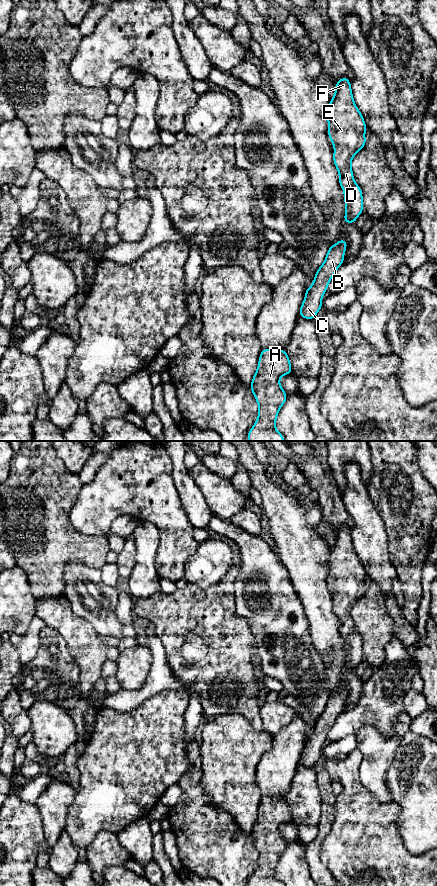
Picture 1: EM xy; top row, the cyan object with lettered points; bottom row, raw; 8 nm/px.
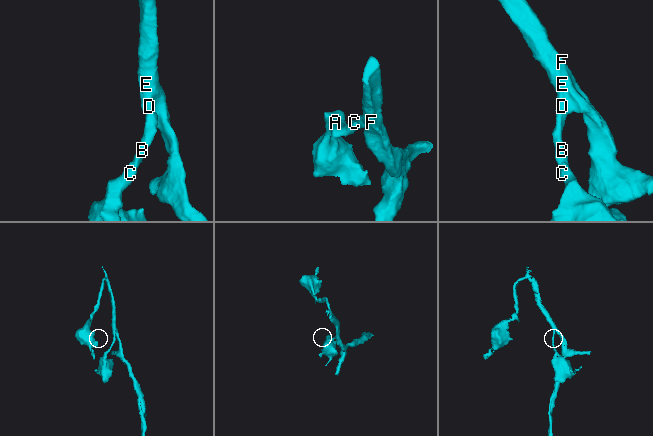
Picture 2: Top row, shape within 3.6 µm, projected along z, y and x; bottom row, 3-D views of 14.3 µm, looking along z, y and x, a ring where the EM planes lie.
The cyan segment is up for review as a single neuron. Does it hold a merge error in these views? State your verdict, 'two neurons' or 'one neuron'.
one neuron

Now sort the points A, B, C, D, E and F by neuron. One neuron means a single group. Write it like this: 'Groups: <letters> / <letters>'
Groups: A B C D E F

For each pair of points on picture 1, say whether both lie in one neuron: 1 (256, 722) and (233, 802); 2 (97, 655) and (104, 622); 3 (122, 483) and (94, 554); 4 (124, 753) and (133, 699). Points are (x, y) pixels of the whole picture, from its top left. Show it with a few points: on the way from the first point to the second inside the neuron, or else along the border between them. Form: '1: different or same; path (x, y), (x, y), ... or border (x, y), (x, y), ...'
1: different; border (237, 714), (243, 715), (256, 731), (264, 731)
2: different; border (92, 625), (101, 635)
3: different; border (78, 530), (88, 535), (107, 535)
4: different; border (151, 697), (129, 710), (117, 711), (108, 707)

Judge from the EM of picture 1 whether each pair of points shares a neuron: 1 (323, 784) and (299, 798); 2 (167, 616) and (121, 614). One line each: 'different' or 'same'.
1: different
2: different

